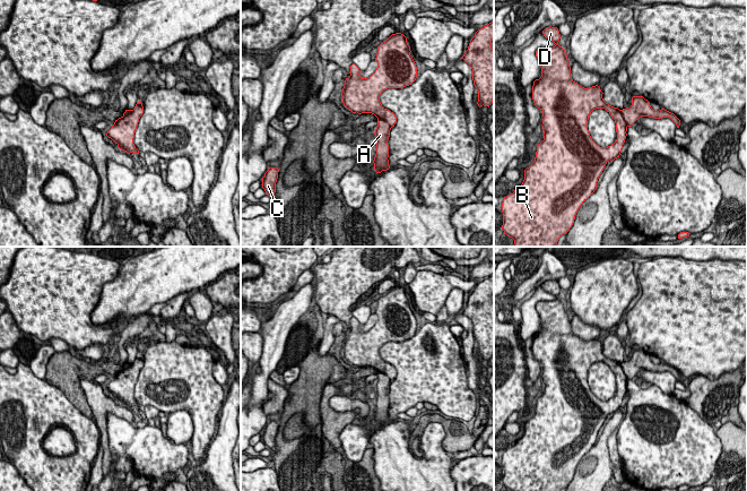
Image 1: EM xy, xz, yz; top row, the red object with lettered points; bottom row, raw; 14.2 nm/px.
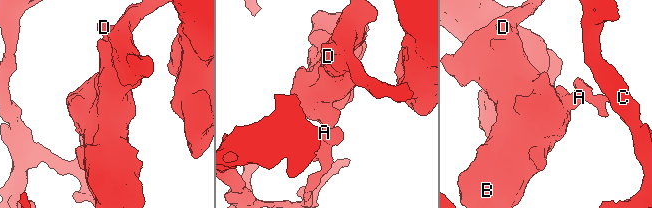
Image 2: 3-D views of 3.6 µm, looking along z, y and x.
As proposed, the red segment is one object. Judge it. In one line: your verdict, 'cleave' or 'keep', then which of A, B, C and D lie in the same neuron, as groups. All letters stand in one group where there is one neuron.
cleave; A C / B D

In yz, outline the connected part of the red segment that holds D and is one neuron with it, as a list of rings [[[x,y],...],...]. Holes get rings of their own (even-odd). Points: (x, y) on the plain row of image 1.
[[[546,281],[542,287],[556,298],[536,304],[541,330],[533,335],[532,353],[542,364],[544,394],[537,398],[535,415],[524,423],[522,438],[503,453],[502,483],[510,491],[561,491],[566,488],[581,458],[597,442],[606,417],[619,411],[627,389],[622,364],[603,354],[600,341],[584,342],[572,333],[568,308],[558,299],[558,282]],[[596,362],[605,362],[616,377],[617,393],[608,400],[597,398],[588,384],[589,368]]]

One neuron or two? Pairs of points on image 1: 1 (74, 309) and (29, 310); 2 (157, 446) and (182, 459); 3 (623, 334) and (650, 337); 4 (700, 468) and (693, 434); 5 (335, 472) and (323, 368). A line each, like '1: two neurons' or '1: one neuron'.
1: one neuron
2: one neuron
3: two neurons
4: one neuron
5: two neurons

